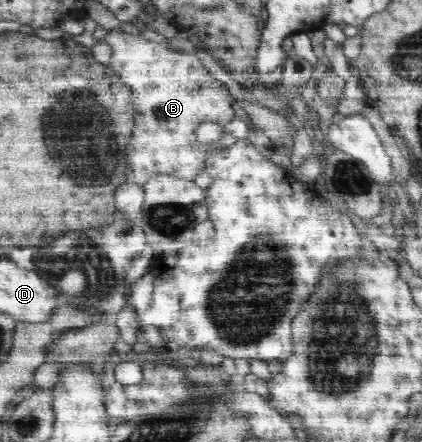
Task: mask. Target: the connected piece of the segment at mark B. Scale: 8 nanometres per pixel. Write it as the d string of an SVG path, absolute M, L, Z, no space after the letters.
M148 26L136 35L121 30L108 31L103 42L111 51L109 67L132 91L134 128L125 153L140 186L146 184L152 174L171 174L193 181L205 172L208 154L236 142L237 138L228 131L215 143L204 144L196 138L200 124L215 122L225 126L235 116L227 86L206 70L195 54L170 49L168 38Z

